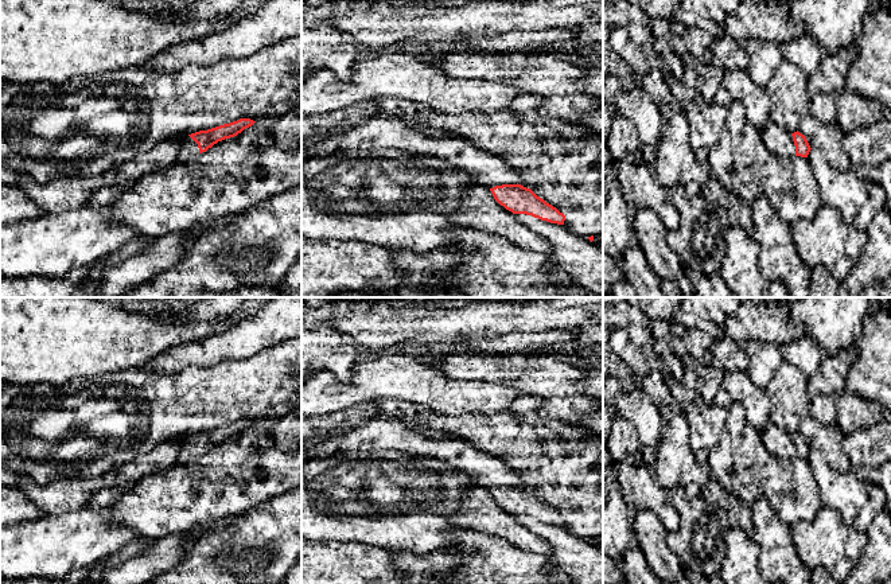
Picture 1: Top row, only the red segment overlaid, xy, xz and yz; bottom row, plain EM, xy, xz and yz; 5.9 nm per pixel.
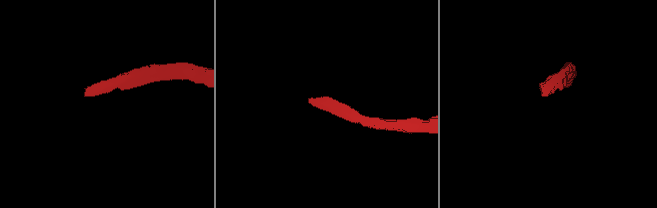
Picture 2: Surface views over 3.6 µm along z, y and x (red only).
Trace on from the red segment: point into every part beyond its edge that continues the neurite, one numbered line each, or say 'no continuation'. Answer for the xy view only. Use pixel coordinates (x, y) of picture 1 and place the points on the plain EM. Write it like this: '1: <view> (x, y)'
1: xy (189, 450)

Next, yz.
1: yz (779, 443)

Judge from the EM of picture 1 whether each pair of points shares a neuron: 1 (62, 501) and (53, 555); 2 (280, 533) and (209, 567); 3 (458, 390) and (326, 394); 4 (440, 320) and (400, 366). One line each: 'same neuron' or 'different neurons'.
1: different neurons
2: same neuron
3: same neuron
4: different neurons

